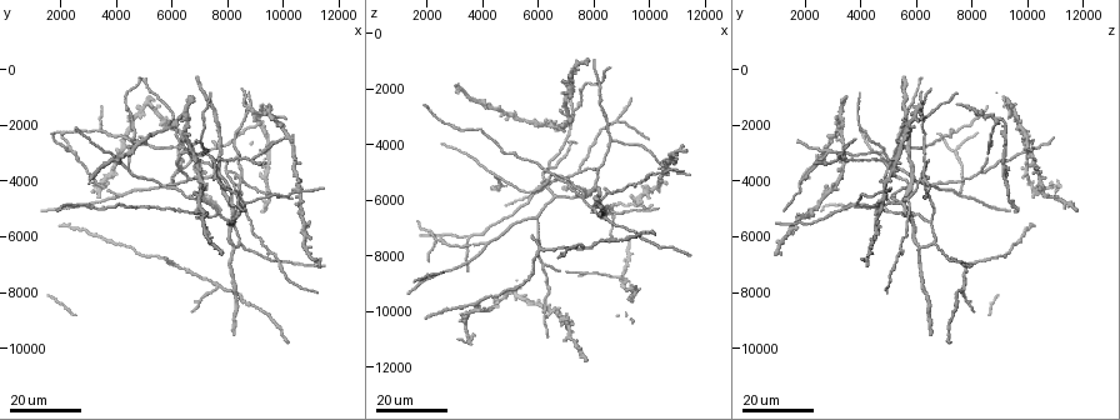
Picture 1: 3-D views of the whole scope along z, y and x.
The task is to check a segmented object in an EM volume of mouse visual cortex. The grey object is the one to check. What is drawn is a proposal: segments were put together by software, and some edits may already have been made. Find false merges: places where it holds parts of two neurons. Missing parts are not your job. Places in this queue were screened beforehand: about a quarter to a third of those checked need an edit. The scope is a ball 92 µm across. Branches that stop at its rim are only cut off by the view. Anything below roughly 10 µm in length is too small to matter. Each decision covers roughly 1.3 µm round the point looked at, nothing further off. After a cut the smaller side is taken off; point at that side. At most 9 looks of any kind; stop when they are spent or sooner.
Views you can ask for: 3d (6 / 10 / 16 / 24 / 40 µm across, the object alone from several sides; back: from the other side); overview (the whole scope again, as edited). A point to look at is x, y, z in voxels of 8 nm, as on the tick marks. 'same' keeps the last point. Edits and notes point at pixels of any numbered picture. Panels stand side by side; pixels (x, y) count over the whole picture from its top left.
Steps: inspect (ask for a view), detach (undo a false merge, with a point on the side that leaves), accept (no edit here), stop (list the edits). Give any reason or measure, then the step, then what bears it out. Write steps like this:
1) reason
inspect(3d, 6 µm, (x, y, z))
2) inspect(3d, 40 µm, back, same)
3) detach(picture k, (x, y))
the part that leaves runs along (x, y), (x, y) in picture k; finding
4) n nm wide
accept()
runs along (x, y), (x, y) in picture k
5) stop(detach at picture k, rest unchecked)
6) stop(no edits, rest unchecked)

three-way junction
inspect(3d, 24 µm, (4100, 4400, 7600))

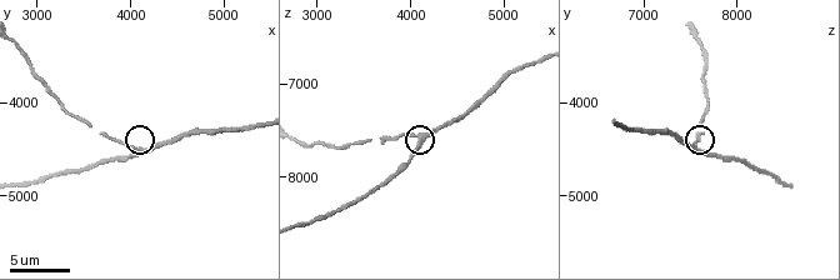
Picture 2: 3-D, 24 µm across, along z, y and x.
inspect(3d, 6 µm, (4100, 4500, 7600))

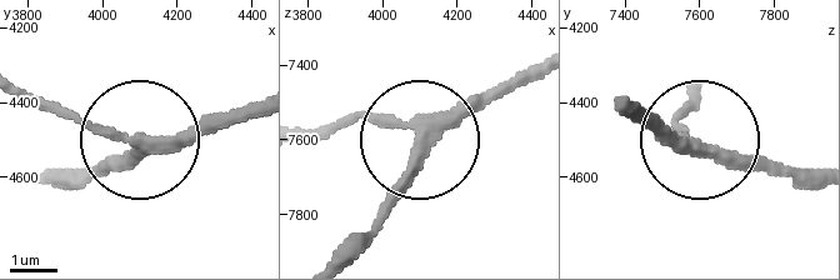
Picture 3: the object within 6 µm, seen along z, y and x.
280 nm wide
accept()
runs along (533, 65), (425, 129), (405, 189), (354, 249) in picture 3; continuous, no second neuron

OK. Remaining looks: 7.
sudden change in width
inspect(3d, 24 µm, (2400, 3000, 7400))

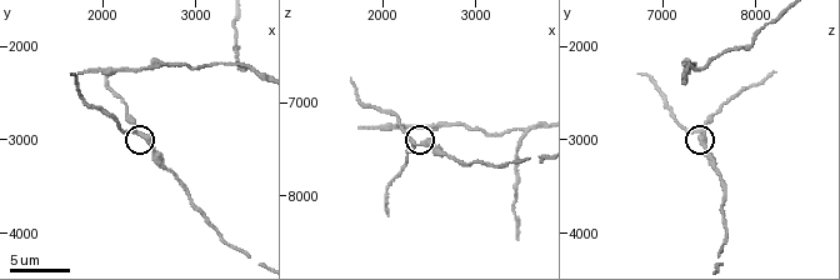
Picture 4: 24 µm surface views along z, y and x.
zoom in
inspect(3d, 6 µm, (2350, 2900, 7450))

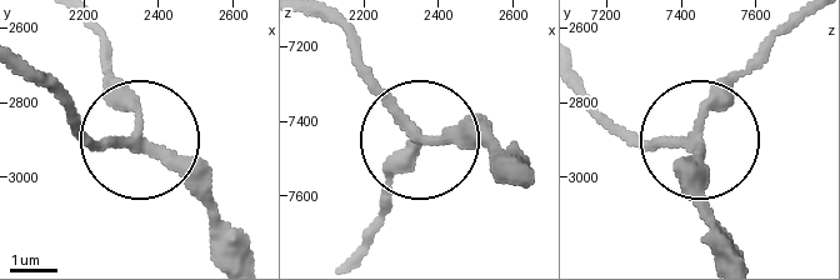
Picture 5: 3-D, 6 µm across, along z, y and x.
3 arms
accept()
runs along (245, 249), (145, 145), (74, 130) in picture 5; all the same neuron

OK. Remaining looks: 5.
three-way junction
inspect(3d, 10 µm, (3500, 2250, 7300))

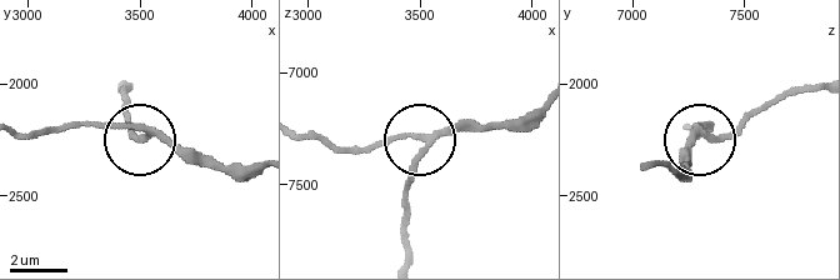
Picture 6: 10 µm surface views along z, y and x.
inspect(3d, 6 µm, (3510, 2250, 7350))

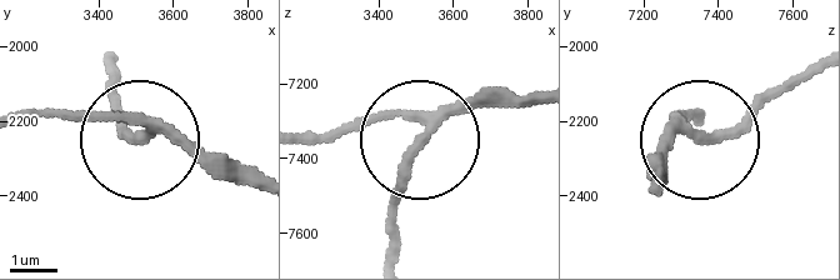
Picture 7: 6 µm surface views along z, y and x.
accept()
runs along (258, 181), (210, 178), (163, 138), (135, 141), (106, 90) in picture 7; continuous, no second neuron

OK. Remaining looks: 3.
side arm on a straight run
inspect(3d, 16 µm, (4500, 3500, 5100))

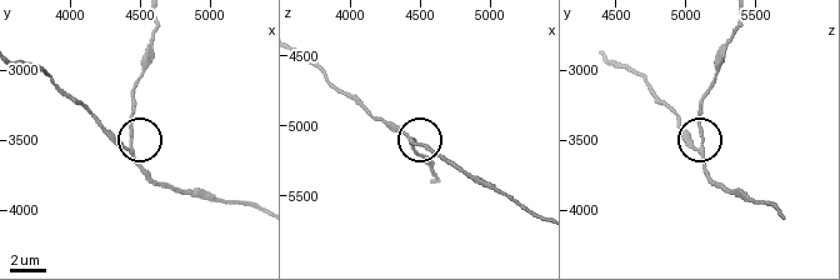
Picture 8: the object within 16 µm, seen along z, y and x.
zoom in
inspect(3d, 6 µm, (4400, 3540, 5060))

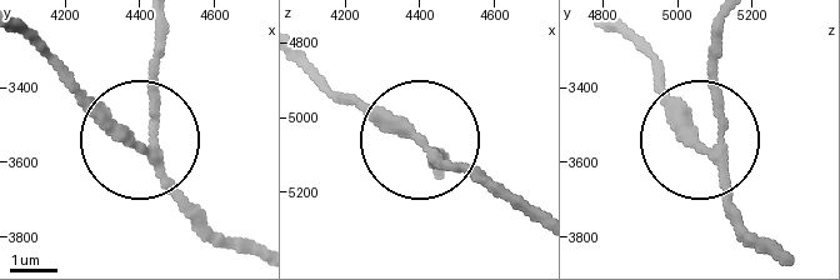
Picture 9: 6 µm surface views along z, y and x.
3 arms
accept()
runs along (529, 218), (318, 78) in picture 9; one neuron here

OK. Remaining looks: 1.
stop(no edits, rest unchecked)

